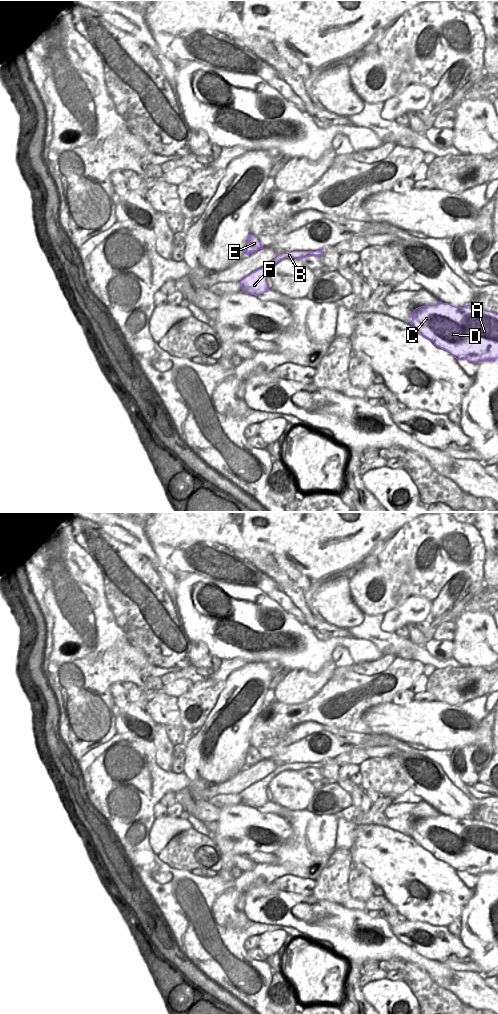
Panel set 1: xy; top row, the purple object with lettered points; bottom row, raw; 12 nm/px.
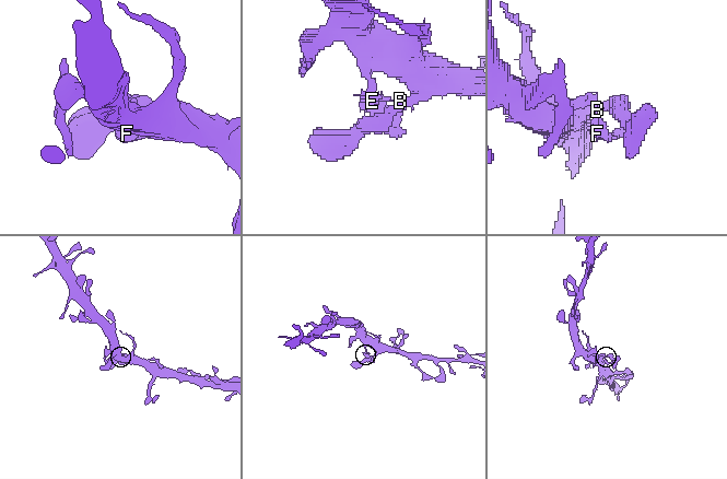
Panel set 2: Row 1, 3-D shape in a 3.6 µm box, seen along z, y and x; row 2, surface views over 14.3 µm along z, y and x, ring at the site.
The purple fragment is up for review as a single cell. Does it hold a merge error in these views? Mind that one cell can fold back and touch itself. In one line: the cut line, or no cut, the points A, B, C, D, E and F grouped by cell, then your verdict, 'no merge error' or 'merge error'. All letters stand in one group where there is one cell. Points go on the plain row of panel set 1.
xy (274, 771), (277, 773) | A B C D E / F | merge error

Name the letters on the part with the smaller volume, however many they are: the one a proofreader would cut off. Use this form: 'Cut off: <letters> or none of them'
Cut off: F

